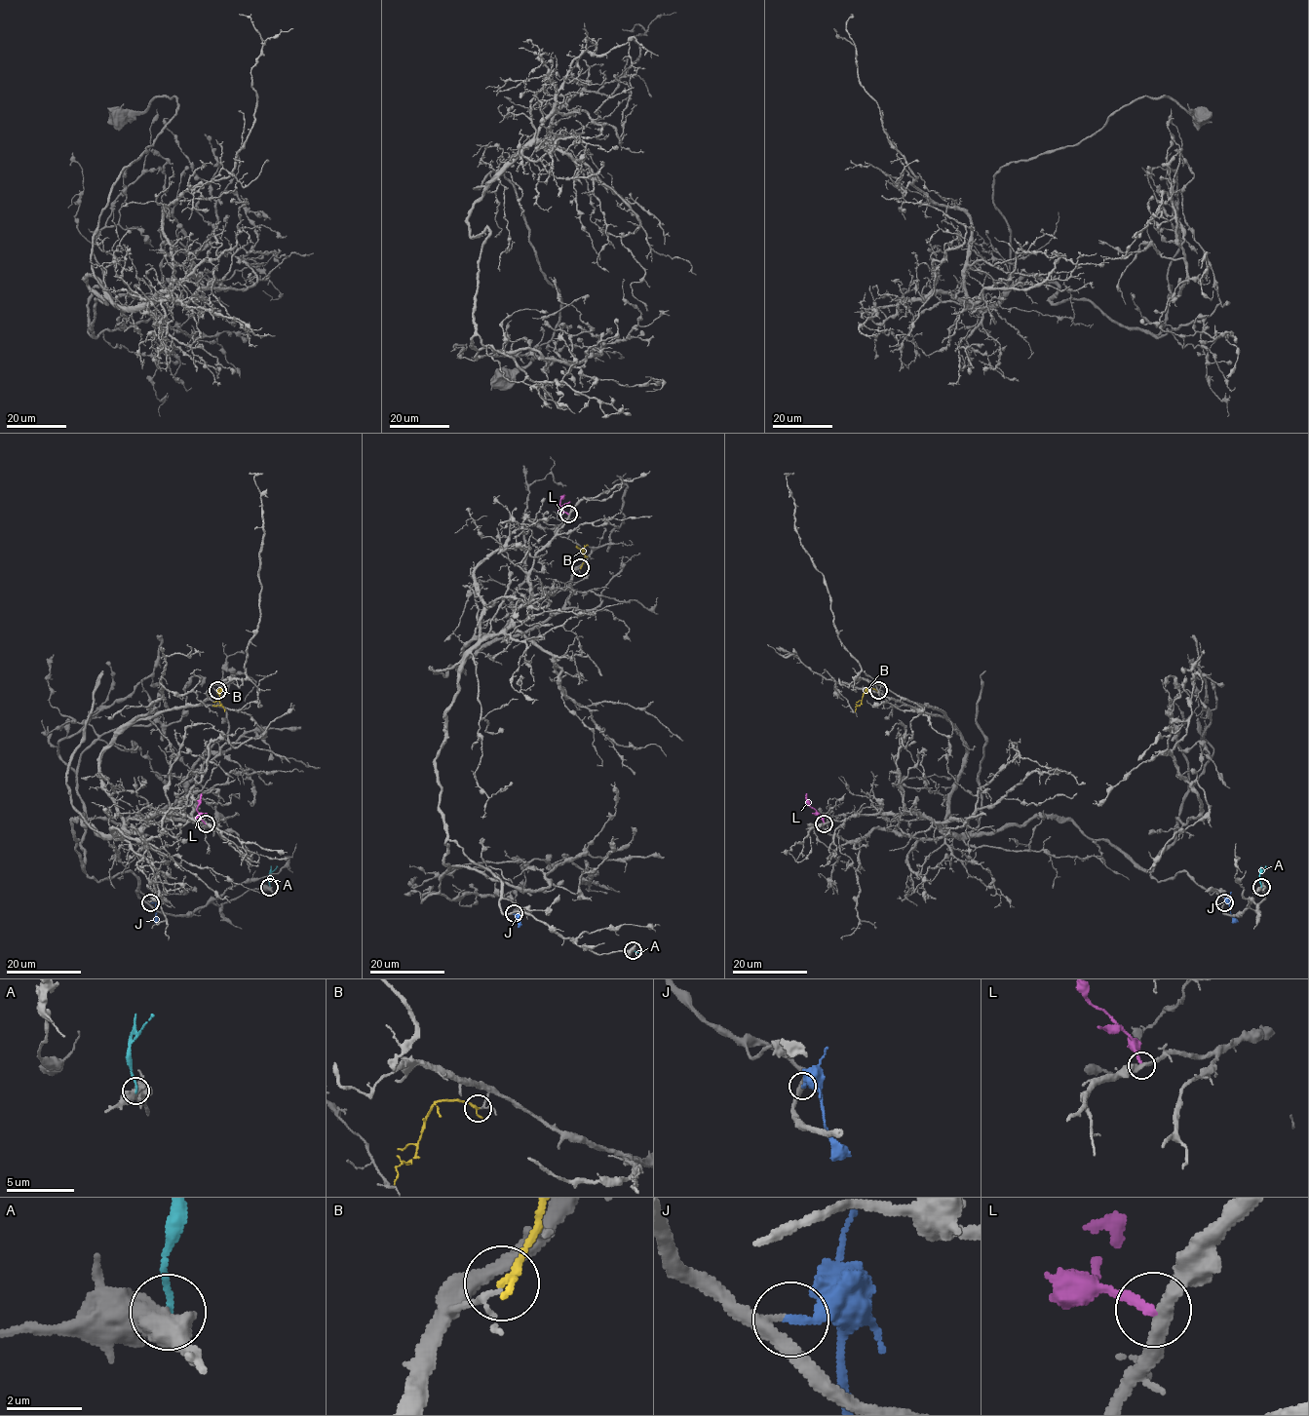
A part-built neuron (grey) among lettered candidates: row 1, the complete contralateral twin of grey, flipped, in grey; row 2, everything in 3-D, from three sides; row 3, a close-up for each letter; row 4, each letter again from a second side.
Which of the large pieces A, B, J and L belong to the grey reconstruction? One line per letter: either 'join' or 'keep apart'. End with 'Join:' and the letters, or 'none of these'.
A: keep apart
B: keep apart
J: join
L: keep apart
Join: J

